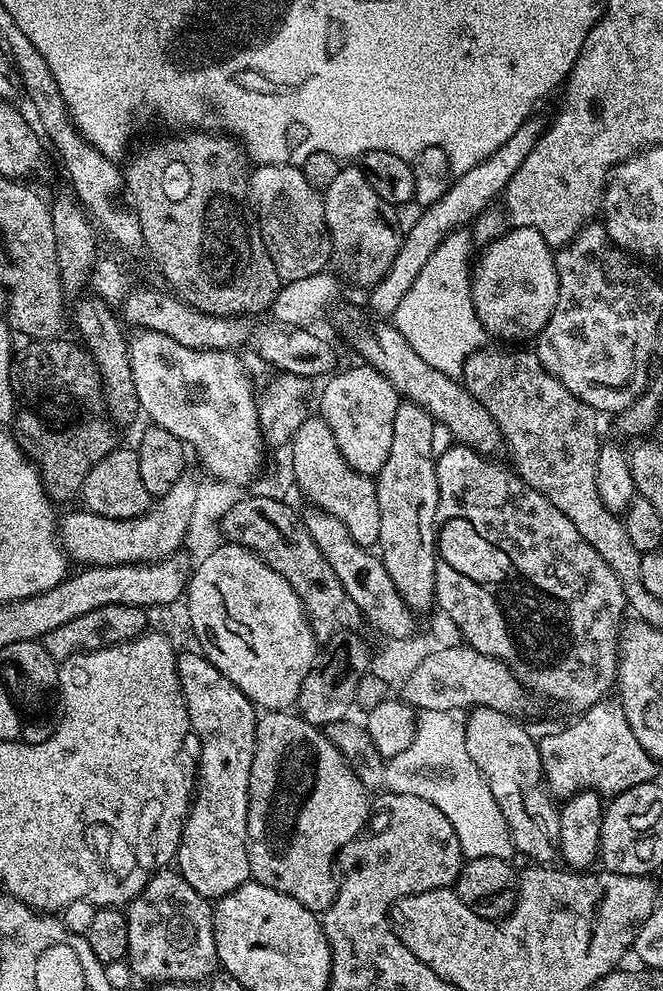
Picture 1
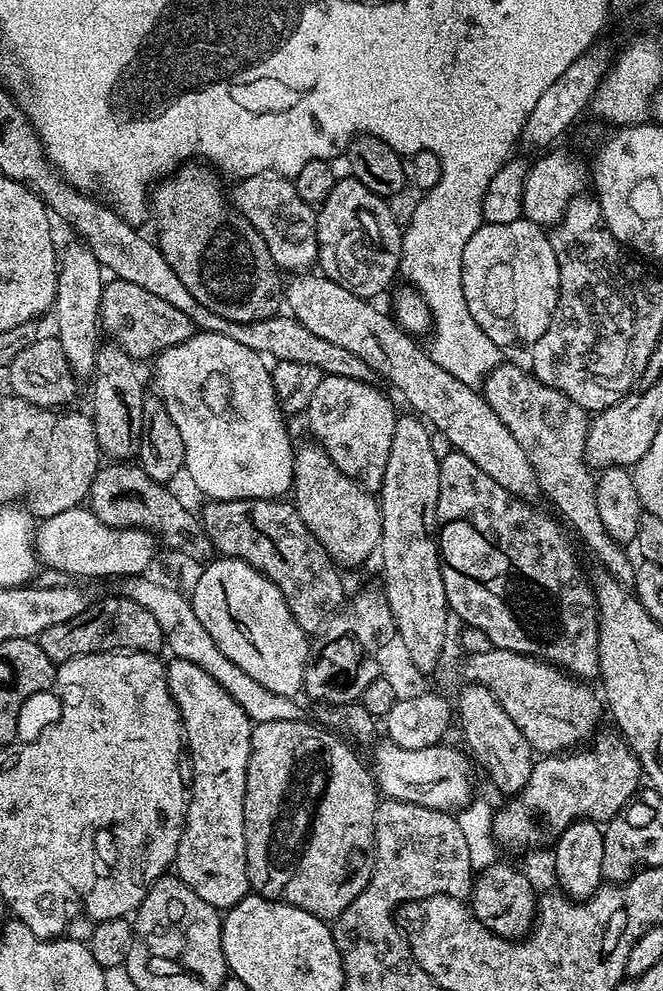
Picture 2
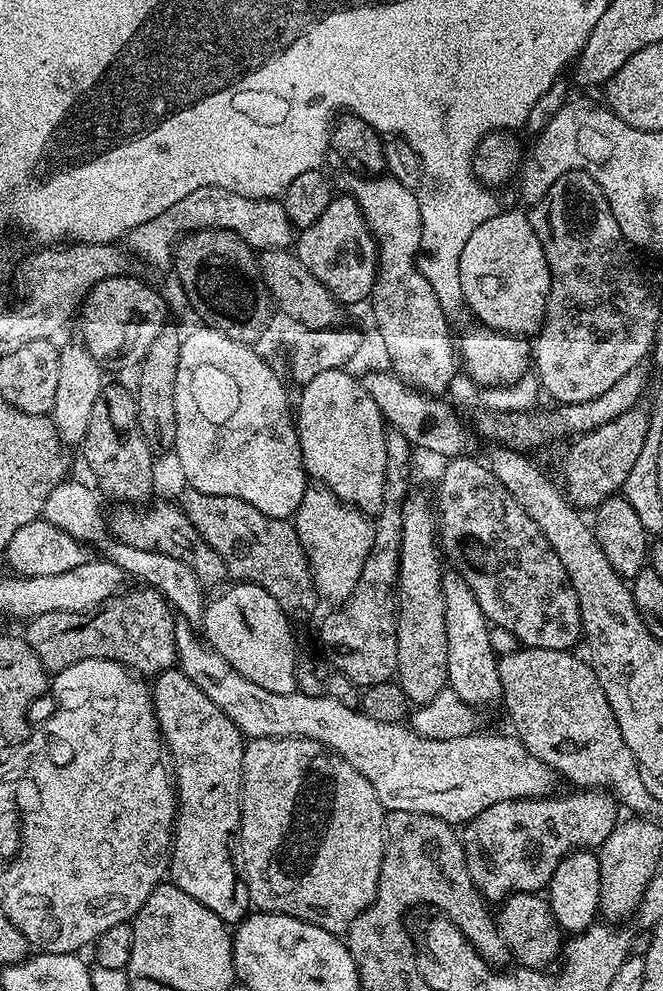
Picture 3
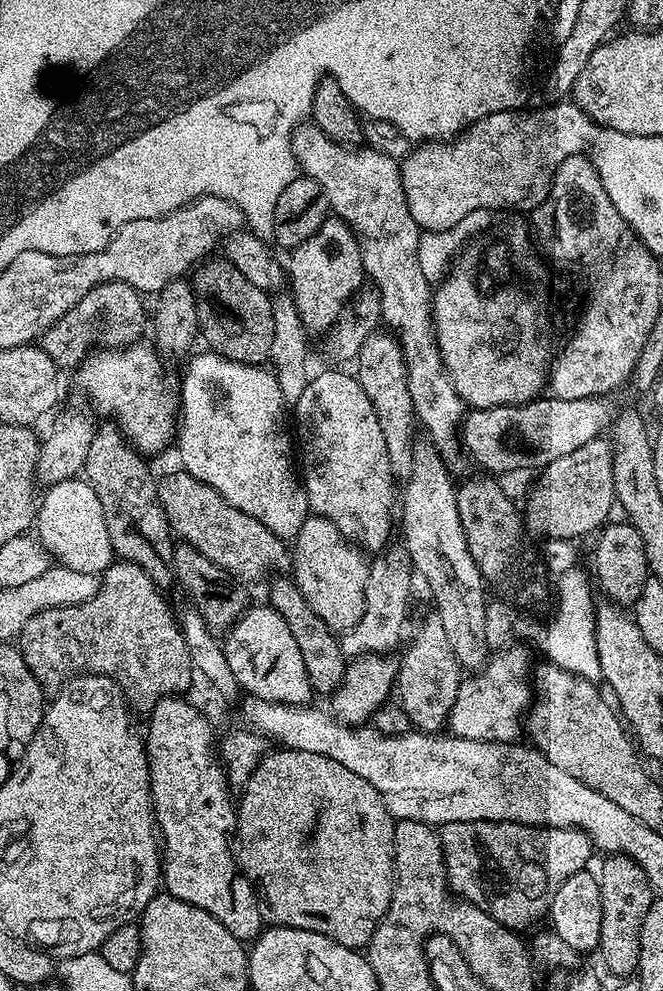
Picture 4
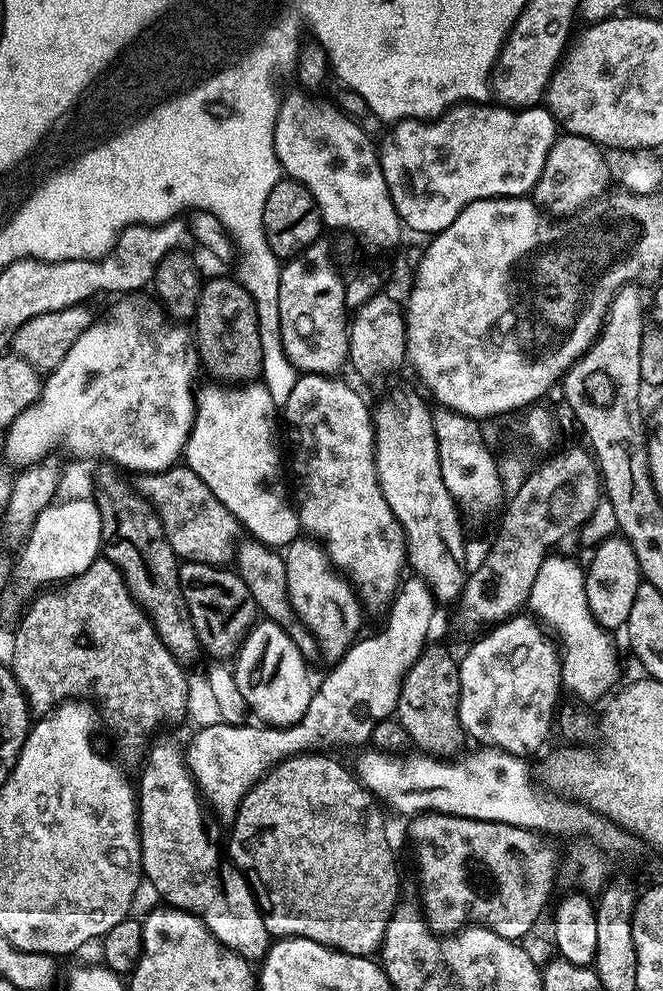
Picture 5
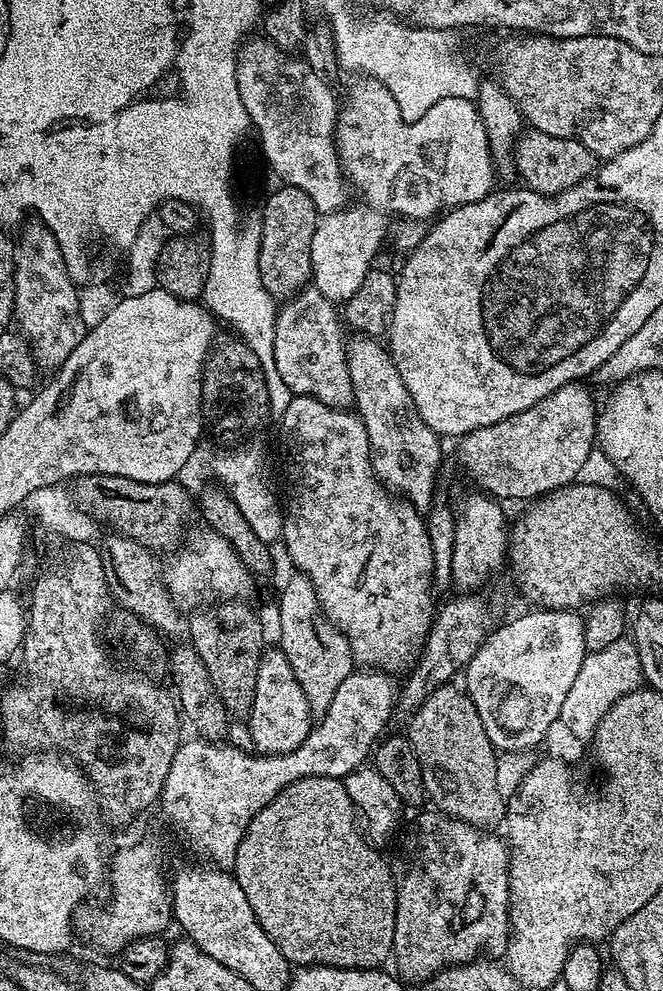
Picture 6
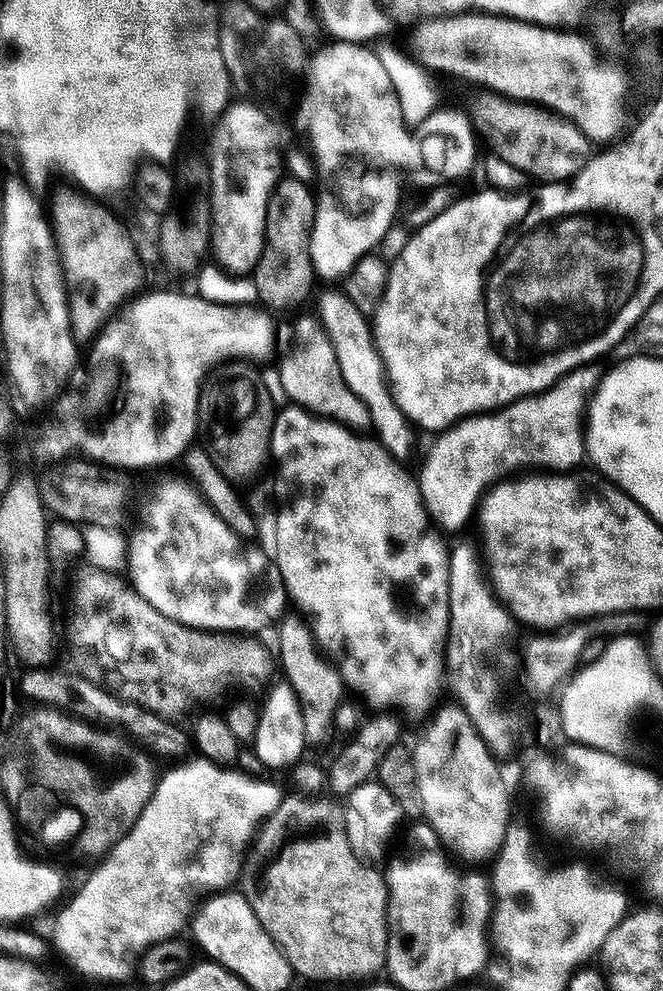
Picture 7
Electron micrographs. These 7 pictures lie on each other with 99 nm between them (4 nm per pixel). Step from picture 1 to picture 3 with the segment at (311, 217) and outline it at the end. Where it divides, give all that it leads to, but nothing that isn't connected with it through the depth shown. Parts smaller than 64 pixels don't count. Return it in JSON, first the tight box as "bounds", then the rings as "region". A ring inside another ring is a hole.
{"bounds":[132,186,294,268],"region":[[[198,186],[186,198],[174,202],[170,210],[142,222],[132,229],[132,248],[152,268],[164,268],[173,263],[174,249],[185,234],[202,228],[221,228],[238,234],[253,250],[287,249],[294,240],[294,229],[279,199],[255,200],[222,186]]]}

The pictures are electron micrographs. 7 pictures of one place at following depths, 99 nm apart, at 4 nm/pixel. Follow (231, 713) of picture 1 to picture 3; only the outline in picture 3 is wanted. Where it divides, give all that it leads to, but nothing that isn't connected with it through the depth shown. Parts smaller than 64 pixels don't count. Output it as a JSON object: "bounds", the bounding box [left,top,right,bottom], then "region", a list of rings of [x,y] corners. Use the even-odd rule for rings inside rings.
{"bounds":[150,667,250,926],"region":[[[179,667],[161,672],[155,677],[150,691],[160,735],[174,769],[177,805],[174,809],[174,839],[170,849],[171,883],[190,894],[190,898],[198,898],[202,906],[214,910],[214,914],[218,914],[218,918],[222,918],[225,924],[235,926],[250,912],[248,891],[241,884],[236,871],[234,848],[228,845],[228,839],[237,835],[240,826],[240,787],[244,781],[242,769],[246,737],[206,696],[203,687],[181,672]]]}

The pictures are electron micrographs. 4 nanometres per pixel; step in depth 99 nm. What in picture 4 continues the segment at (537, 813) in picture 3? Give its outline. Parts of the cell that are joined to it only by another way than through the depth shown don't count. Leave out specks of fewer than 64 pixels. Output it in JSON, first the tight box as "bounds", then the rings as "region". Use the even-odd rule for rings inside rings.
{"bounds":[438,820,594,925],"region":[[[467,820],[439,825],[438,835],[444,851],[444,875],[446,883],[457,897],[462,898],[462,888],[468,880],[468,844],[476,844],[472,834],[484,836],[486,846],[502,862],[512,862],[516,868],[524,862],[524,925],[535,922],[547,913],[558,886],[566,878],[585,871],[588,859],[594,853],[594,845],[588,833],[579,828],[546,828],[530,824],[513,824],[511,820]]]}

